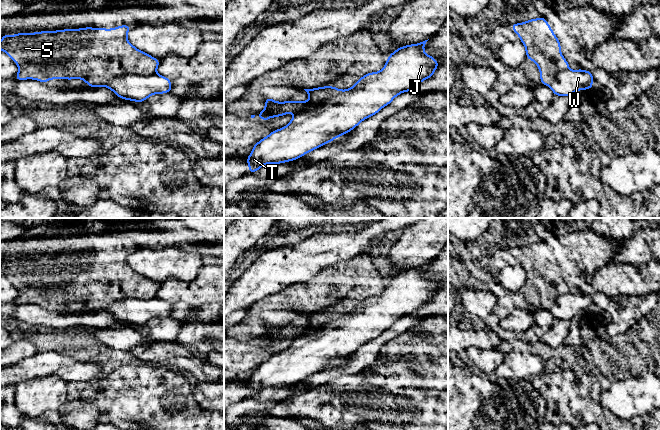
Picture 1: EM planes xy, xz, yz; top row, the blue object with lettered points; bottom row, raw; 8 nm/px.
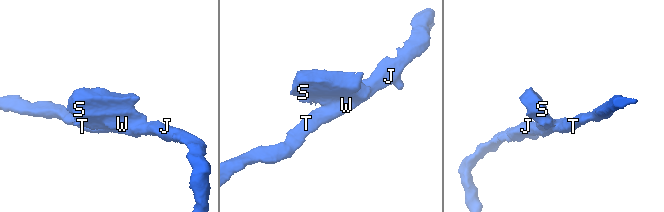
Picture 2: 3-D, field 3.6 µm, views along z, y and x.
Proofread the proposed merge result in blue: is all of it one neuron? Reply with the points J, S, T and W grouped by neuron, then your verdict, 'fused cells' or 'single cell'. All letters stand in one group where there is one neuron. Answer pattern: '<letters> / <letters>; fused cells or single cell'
J T W / S; fused cells

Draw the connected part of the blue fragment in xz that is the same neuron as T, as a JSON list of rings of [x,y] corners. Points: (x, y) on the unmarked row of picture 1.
[[[427,265],[398,272],[388,280],[382,294],[364,298],[351,312],[341,314],[335,321],[309,335],[296,338],[288,349],[272,355],[261,363],[252,371],[252,377],[246,382],[249,397],[253,398],[269,387],[281,388],[296,384],[347,358],[363,344],[389,329],[396,320],[411,315],[418,308],[432,301],[440,288],[433,280],[424,277]]]

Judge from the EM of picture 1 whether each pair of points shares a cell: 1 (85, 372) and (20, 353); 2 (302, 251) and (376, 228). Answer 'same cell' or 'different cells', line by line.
1: different cells
2: same cell

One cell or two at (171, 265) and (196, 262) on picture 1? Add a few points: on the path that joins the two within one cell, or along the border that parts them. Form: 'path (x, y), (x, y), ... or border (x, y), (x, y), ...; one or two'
path (177, 264), (190, 263); one

